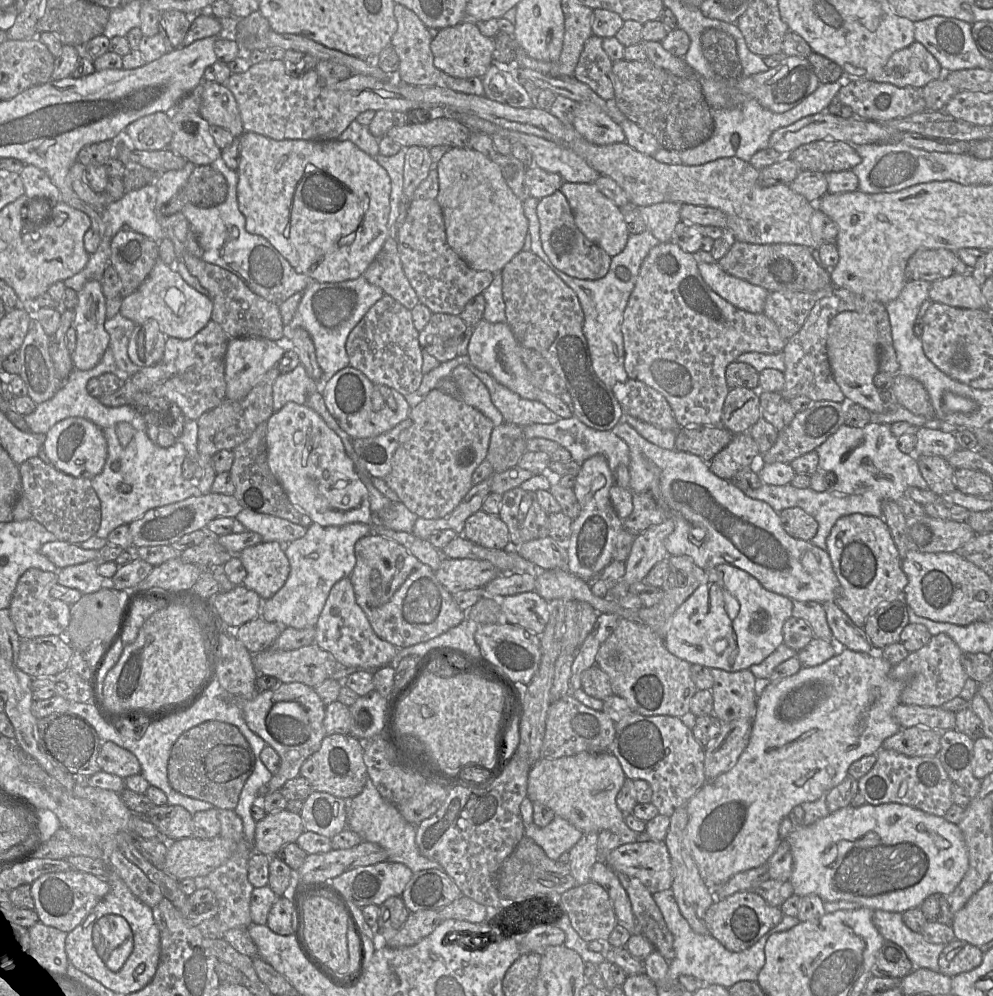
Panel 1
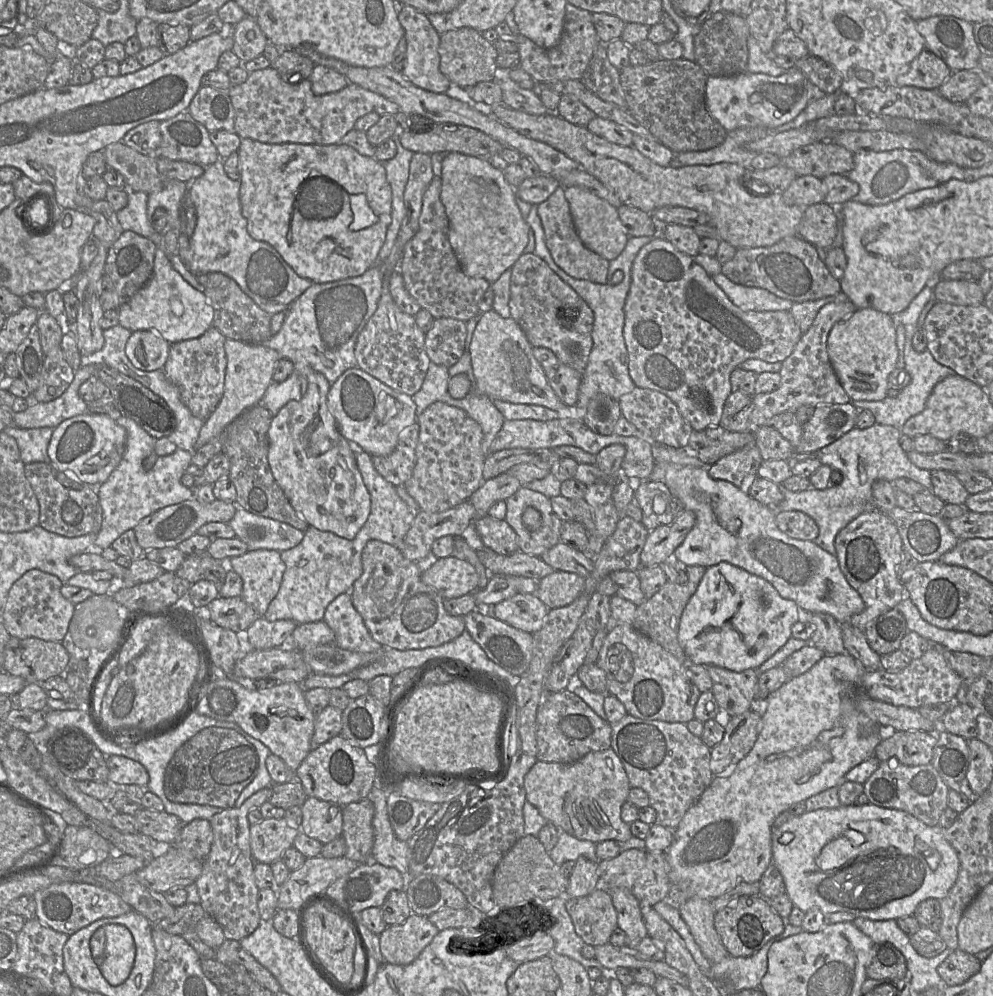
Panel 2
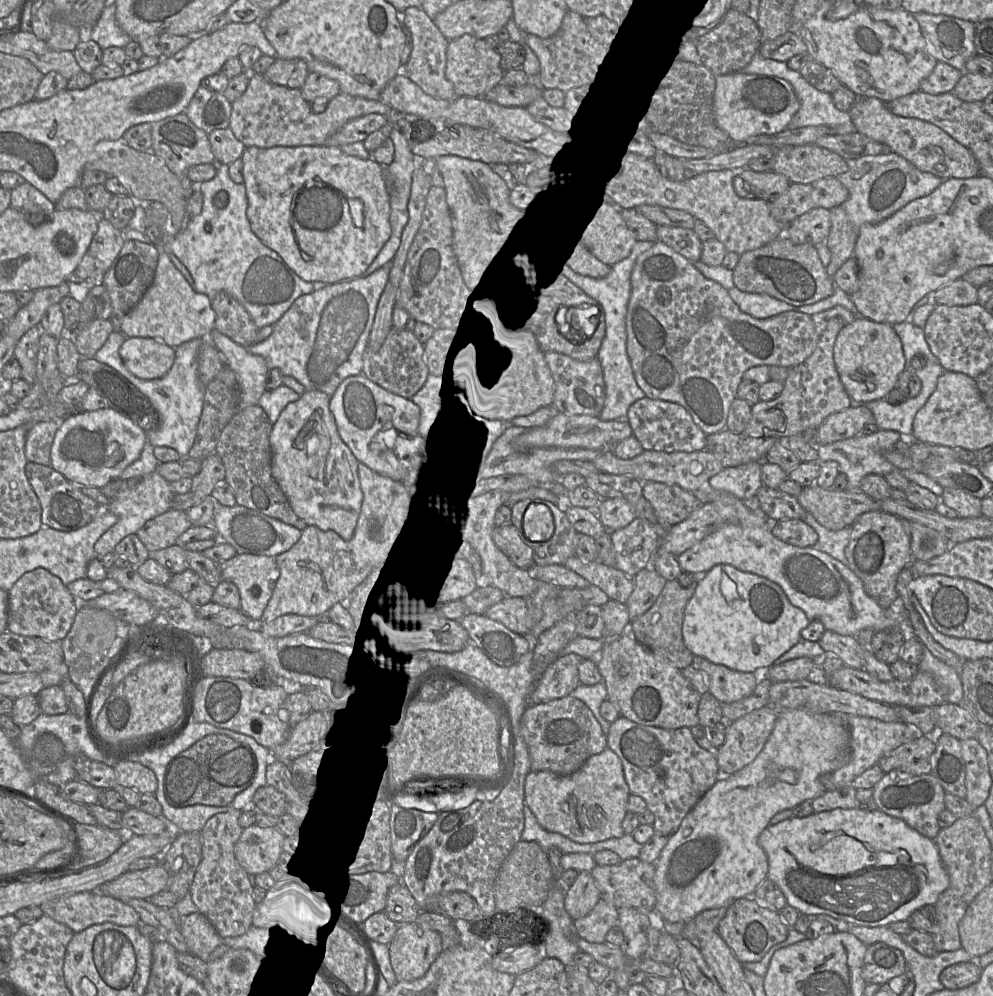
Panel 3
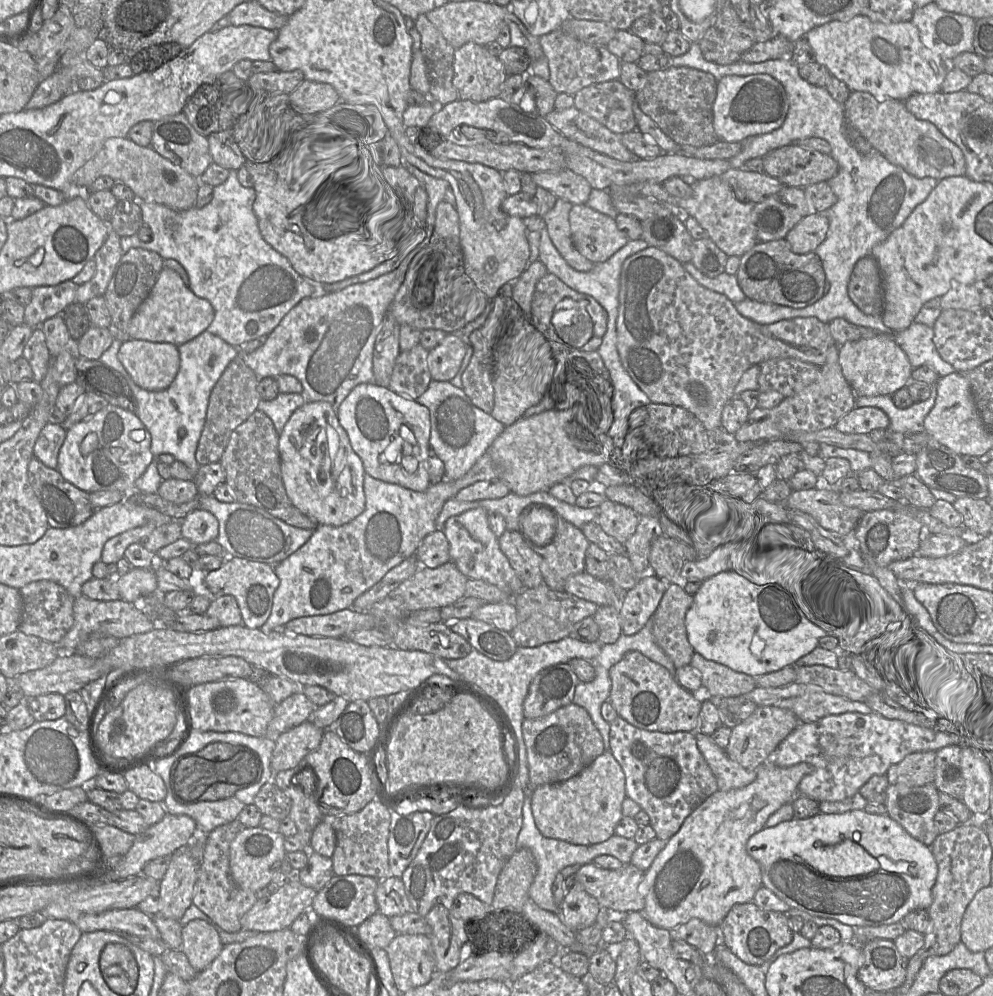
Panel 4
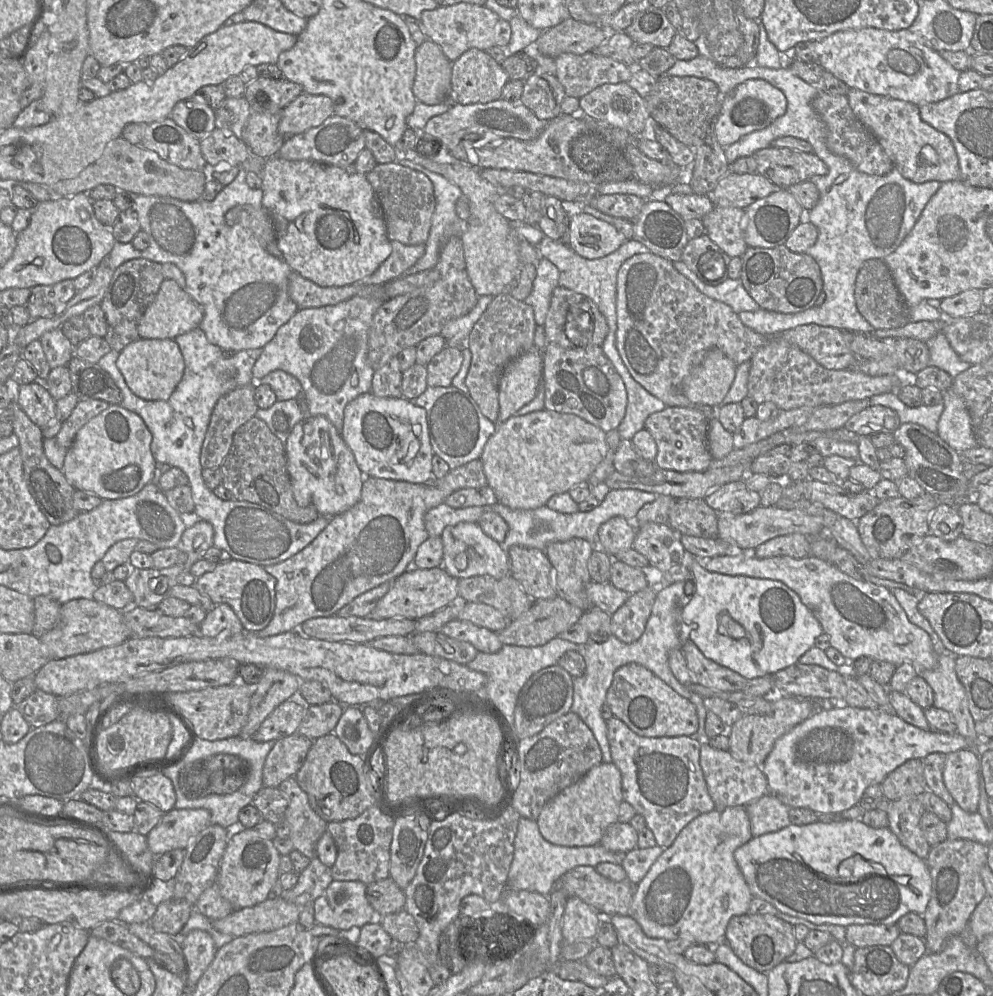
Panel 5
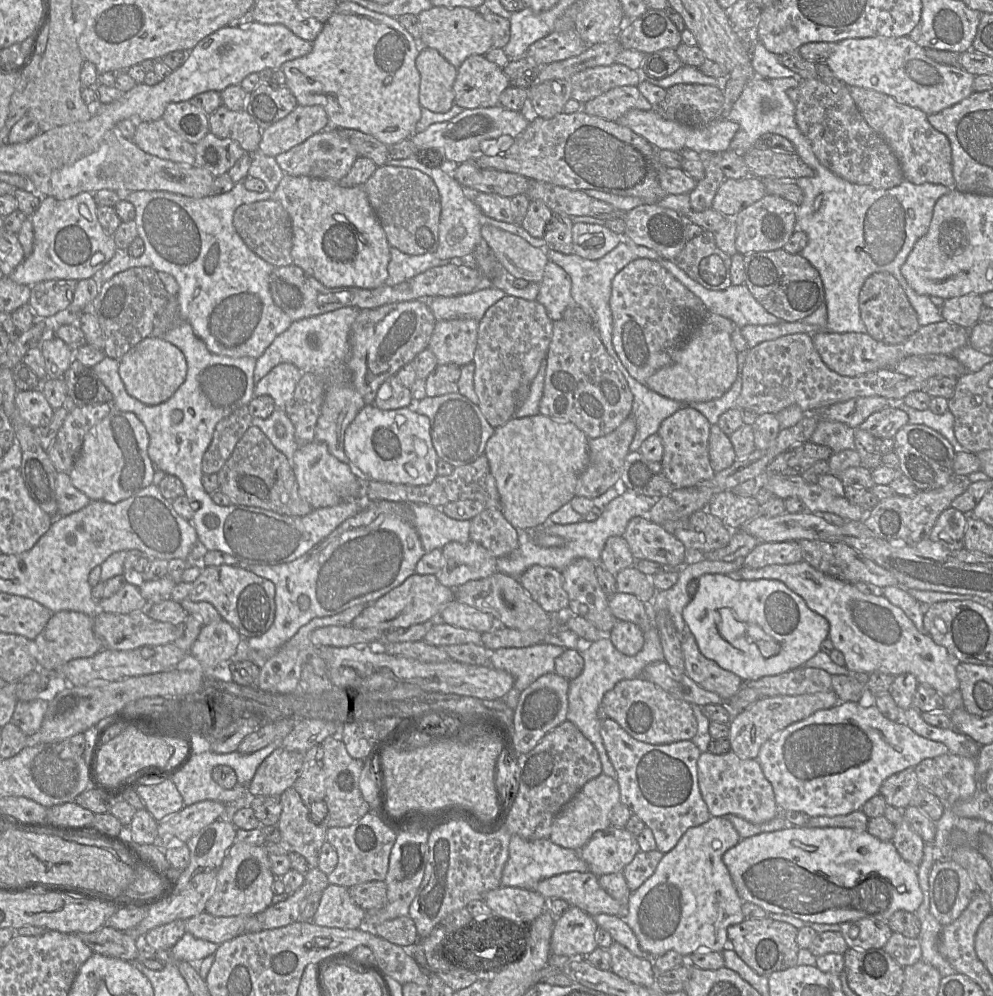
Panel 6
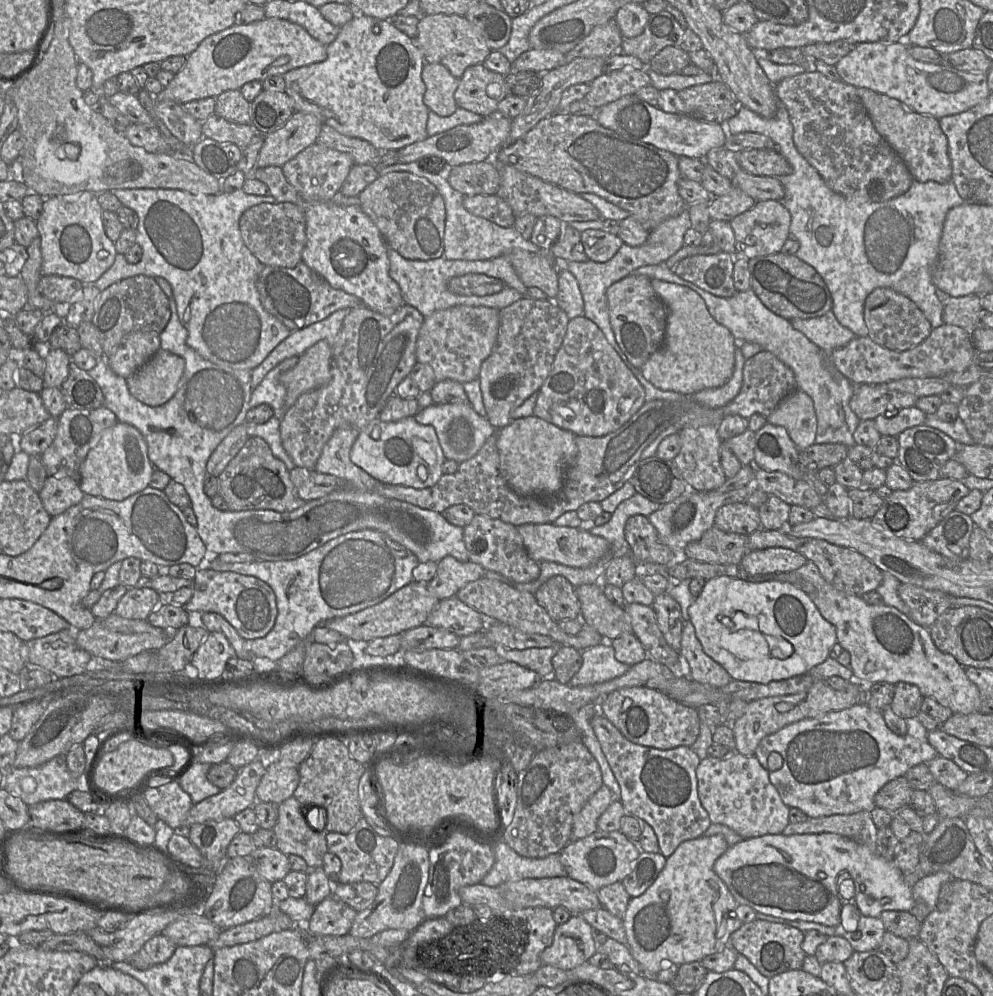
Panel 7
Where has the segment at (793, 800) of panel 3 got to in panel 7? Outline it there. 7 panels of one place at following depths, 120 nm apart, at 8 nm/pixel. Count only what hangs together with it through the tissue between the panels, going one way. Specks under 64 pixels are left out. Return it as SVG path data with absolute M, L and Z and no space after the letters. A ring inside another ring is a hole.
M721 834L702 835L682 842L666 859L653 884L640 896L631 897L623 924L627 946L641 967L641 974L655 979L667 963L700 962L730 943L731 934L743 922L735 915L737 901L714 872L715 861L729 848Z

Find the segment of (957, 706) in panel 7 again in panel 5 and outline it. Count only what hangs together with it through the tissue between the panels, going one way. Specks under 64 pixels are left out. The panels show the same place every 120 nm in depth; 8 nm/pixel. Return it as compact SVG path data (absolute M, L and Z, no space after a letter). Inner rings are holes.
M734 551L711 558L697 558L710 572L744 575L783 582L795 591L820 622L832 647L848 662L866 656L872 660L891 662L897 666L911 663L917 670L930 670L937 665L938 653L930 636L908 620L892 591L884 586L856 580L835 565L809 555L804 558L776 556L758 558L751 552Z

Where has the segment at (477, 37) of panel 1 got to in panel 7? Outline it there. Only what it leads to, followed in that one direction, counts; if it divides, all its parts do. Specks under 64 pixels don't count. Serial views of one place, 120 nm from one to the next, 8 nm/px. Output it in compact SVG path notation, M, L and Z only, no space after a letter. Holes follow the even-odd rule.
M476 64L459 78L454 98L459 108L490 117L497 114L498 104L509 94L505 76Z

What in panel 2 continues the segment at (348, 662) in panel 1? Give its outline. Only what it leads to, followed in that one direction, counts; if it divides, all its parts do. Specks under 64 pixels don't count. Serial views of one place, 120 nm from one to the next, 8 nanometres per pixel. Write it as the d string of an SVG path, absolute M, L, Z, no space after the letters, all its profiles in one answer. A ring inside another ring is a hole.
M349 592L340 594L327 606L323 621L333 630L334 644L341 649L359 653L372 653L383 648L380 643L372 638L361 615L353 606Z

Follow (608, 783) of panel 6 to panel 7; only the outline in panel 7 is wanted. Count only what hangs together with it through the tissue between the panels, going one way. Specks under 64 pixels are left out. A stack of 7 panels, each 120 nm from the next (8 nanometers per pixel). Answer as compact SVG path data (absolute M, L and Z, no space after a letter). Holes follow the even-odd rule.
M603 784L575 816L570 842L575 842L598 831L598 819L612 802L613 793Z

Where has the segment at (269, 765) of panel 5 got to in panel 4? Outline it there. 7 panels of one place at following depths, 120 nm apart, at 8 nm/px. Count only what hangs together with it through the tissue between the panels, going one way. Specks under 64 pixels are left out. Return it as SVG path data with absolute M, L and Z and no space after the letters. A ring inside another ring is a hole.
M304 721L280 734L276 738L271 758L274 774L295 768L306 755L316 750L324 731L311 721Z

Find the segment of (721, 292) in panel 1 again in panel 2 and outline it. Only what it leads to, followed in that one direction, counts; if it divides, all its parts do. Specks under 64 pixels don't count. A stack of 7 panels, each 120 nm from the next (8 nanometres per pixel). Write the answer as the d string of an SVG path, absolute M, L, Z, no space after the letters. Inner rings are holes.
M723 273L711 277L733 304L744 311L789 311L794 304L793 301L780 298L766 289L736 284Z

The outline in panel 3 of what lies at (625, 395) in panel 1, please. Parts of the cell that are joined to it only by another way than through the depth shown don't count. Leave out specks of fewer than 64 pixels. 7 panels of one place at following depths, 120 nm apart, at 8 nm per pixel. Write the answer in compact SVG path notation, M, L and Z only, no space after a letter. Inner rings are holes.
M641 398L628 409L626 419L632 433L644 450L663 452L695 452L706 447L707 435L694 422L690 413L680 404L665 400Z

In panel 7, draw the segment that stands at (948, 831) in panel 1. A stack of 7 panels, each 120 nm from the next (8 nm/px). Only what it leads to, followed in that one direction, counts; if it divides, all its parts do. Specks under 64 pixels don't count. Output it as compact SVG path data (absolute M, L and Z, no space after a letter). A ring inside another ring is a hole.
M811 833L811 834L766 834L759 837L752 837L742 839L735 845L730 846L713 865L714 872L725 883L738 904L750 906L756 912L766 915L771 915L786 920L798 920L807 922L816 922L826 926L835 927L839 923L840 912L844 904L853 903L857 910L864 916L879 917L883 911L911 911L916 905L912 895L912 886L910 886L904 879L904 874L895 865L894 859L887 860L878 853L872 852L867 846L857 843L849 838L835 834L835 833ZM851 878L854 883L854 897L852 899L844 899L838 892L838 885L844 880Z

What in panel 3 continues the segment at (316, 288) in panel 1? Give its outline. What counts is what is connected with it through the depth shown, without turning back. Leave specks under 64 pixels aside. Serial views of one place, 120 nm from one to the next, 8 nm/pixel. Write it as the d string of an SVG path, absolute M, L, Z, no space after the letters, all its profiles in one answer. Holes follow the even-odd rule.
M387 263L366 277L329 284L298 297L273 325L271 335L262 342L246 347L247 350L263 357L269 370L278 368L283 376L292 376L306 390L318 390L331 397L344 379L362 374L364 352L390 270L391 263Z

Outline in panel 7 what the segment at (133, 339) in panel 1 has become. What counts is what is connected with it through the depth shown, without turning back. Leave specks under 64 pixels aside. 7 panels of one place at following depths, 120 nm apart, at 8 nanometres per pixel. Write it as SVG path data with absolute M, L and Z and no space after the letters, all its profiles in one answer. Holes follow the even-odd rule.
M159 349L126 383L131 395L140 402L161 406L176 393L184 368L182 357Z

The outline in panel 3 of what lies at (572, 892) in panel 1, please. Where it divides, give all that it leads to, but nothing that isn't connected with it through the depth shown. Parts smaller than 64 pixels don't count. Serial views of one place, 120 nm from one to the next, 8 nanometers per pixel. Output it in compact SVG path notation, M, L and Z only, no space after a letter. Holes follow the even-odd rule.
M601 897L588 915L573 924L578 937L591 943L606 942L607 932L618 925L618 908Z

